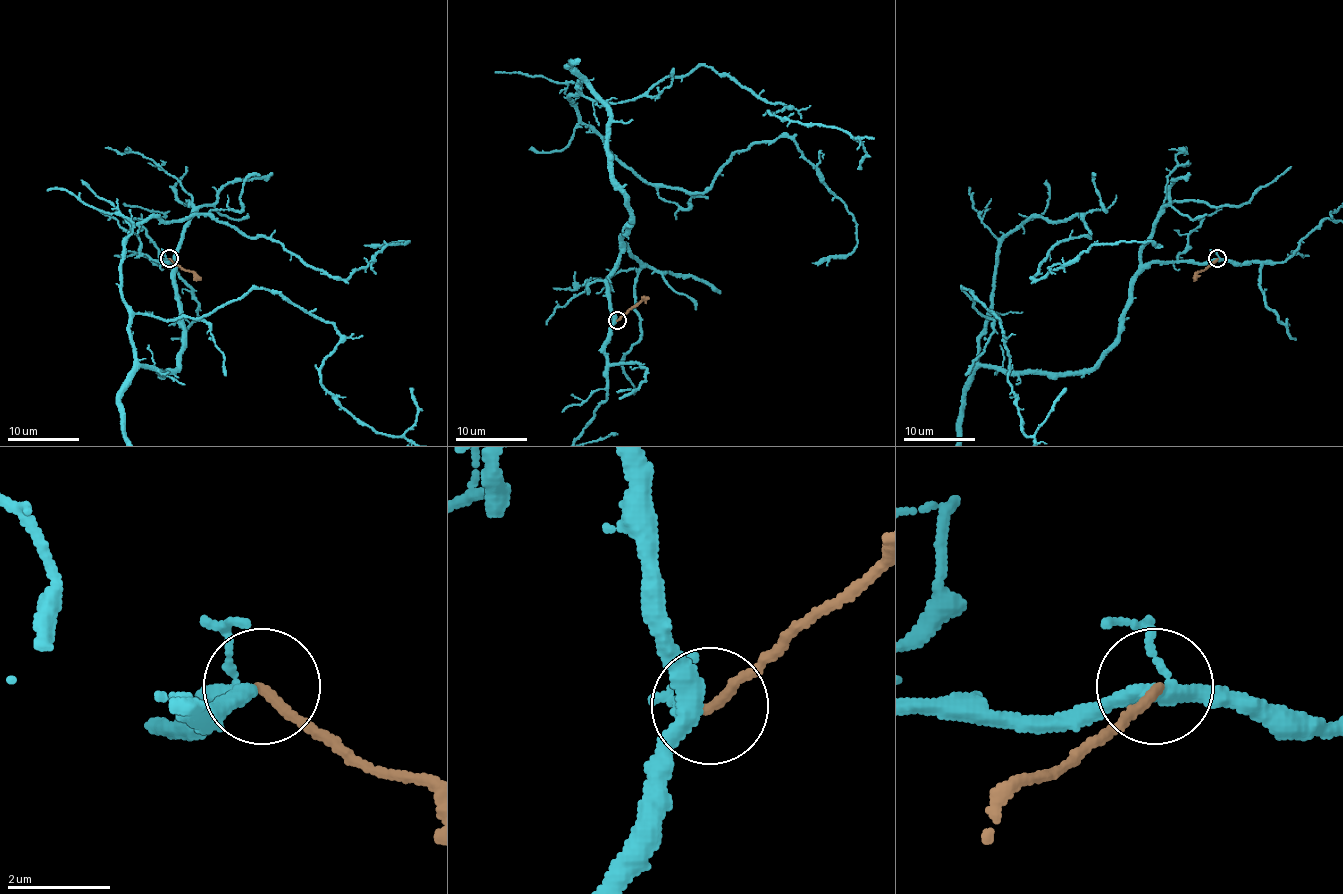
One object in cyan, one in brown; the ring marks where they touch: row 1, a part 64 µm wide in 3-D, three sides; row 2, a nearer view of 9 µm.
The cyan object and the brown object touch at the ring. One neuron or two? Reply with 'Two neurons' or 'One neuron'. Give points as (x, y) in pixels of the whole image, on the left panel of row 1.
Two neurons

